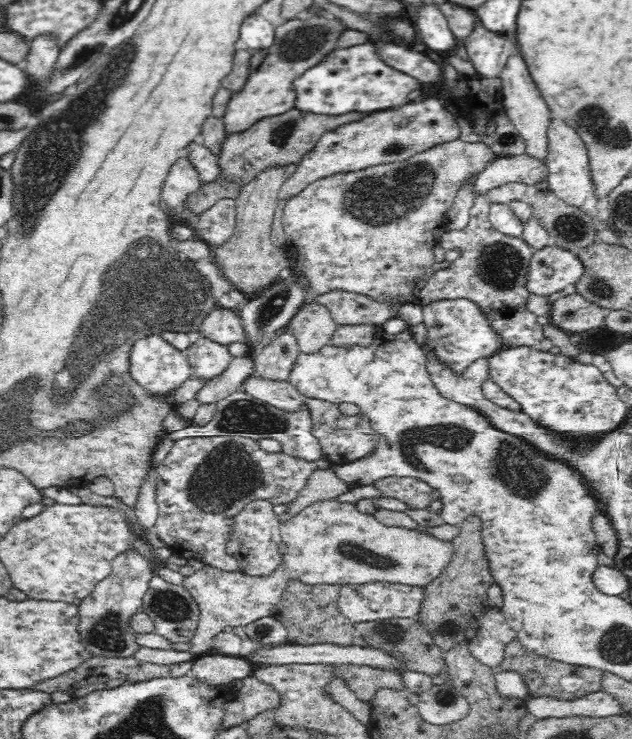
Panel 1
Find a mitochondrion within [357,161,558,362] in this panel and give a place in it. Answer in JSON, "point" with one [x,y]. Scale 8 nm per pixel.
{"point":[500,266]}

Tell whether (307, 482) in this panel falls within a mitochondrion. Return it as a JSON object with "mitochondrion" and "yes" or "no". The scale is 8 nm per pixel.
{"mitochondrion":"no"}

